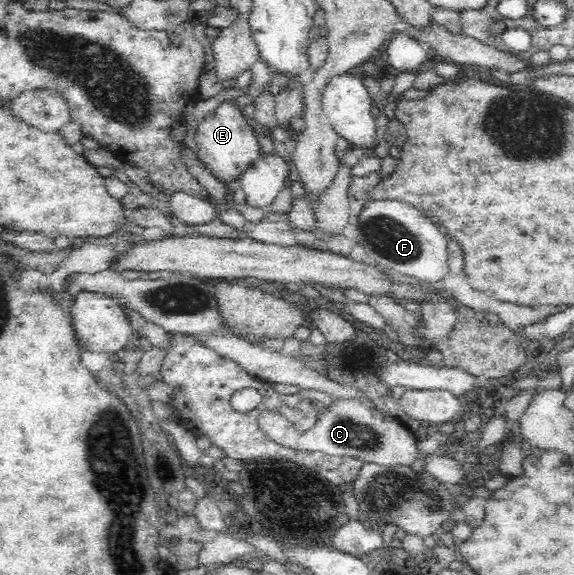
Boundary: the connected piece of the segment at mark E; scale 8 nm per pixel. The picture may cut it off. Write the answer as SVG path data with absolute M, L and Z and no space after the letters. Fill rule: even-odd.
M230 98L220 102L196 128L196 154L208 171L220 182L226 185L233 181L233 186L239 183L242 172L248 168L261 152L258 143L258 133L248 124L249 118L242 114L238 104Z

